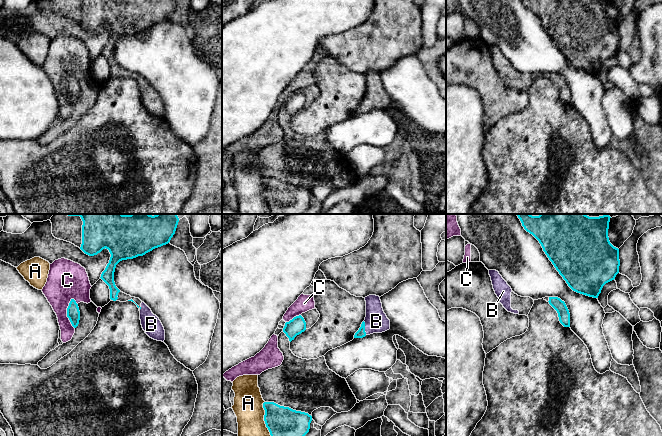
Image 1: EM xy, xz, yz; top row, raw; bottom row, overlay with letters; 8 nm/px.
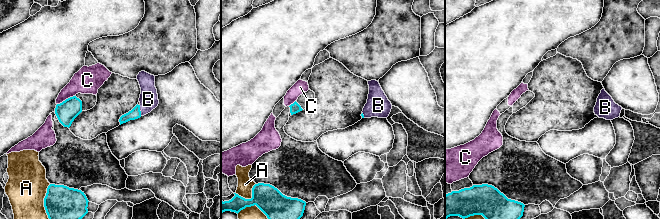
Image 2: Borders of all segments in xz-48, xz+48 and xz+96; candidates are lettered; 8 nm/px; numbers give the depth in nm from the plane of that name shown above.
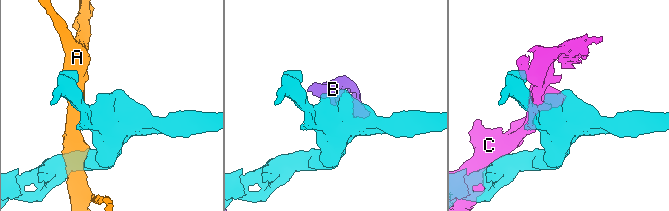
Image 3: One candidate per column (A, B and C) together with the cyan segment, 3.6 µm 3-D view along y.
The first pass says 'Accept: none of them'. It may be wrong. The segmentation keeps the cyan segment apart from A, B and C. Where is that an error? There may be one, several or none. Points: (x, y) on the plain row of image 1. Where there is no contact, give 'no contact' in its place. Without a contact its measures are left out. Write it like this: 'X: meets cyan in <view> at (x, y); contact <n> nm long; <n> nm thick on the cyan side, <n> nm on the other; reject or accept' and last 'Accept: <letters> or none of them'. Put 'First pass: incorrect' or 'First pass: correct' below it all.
A: meets cyan in xz at (264, 195); contact 300 nm long; 300 nm thick on the cyan side, 260 nm on the other; reject
B: meets cyan in xz at (364, 104); contact 110 nm long; 70 nm thick on the cyan side, 190 nm on the other; reject
C: meets cyan in xy at (67, 89); contact 240 nm long; 110 nm thick on the cyan side, 280 nm on the other; reject
Accept: none of them
First pass: correct

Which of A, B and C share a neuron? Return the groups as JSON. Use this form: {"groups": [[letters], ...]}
{"groups": [["A"], ["B", "C"]]}

